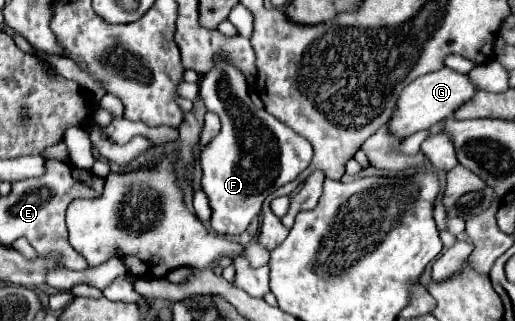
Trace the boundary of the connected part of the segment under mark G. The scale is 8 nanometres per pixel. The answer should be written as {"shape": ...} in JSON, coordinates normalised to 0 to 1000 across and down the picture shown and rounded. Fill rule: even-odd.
{"shape":[[[854,212],[847,224],[823,231],[816,243],[808,243],[800,262],[792,262],[792,274],[784,274],[784,293],[777,293],[777,324],[761,361],[757,380],[757,411],[769,430],[792,430],[804,411],[839,399],[843,386],[850,386],[854,374],[866,374],[874,361],[882,361],[882,349],[905,324],[909,312],[920,305],[920,293],[928,287],[924,262],[913,249],[909,231],[893,231],[882,224],[874,212]]]}

